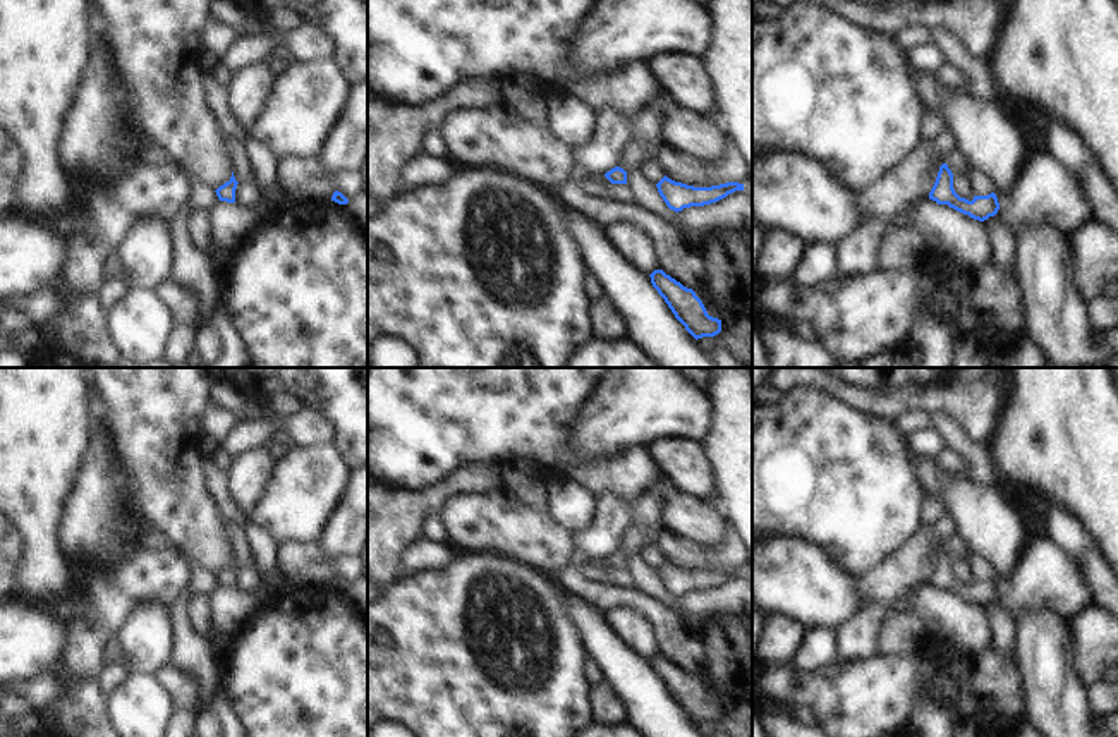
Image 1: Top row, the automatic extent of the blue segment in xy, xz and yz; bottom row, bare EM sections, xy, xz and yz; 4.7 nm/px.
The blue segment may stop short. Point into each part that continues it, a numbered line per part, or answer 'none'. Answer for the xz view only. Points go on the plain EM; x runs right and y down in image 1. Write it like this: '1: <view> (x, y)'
none

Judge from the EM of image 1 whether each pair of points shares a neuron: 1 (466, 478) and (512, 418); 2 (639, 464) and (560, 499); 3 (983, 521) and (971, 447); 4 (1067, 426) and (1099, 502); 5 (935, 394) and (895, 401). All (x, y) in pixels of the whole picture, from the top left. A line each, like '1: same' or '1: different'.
1: different
2: different
3: different
4: same
5: same

